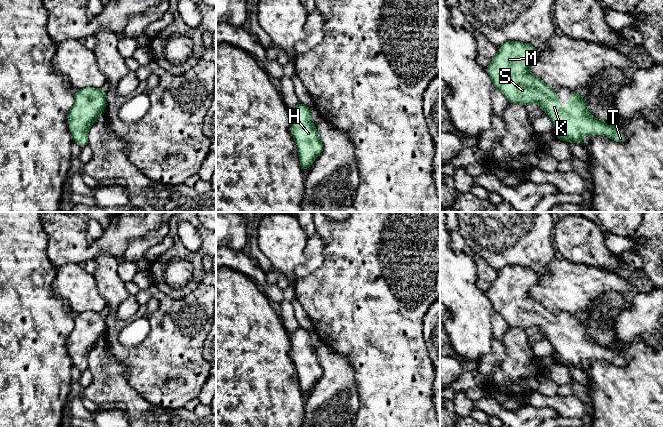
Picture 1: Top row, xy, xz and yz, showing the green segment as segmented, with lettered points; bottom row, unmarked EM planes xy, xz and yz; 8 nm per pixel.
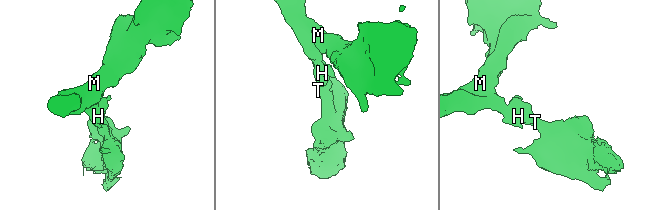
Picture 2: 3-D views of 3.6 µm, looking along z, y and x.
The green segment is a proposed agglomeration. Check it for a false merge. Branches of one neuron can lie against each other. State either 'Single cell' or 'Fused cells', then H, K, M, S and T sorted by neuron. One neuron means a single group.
Single cell. Groups: H K M S T

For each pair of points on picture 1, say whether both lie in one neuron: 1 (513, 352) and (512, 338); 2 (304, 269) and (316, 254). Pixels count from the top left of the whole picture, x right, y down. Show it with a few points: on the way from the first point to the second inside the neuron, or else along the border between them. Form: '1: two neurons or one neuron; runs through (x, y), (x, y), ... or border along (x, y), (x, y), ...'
1: one neuron; runs through (513, 349), (513, 341)
2: one neuron; runs through (308, 265), (315, 258)

